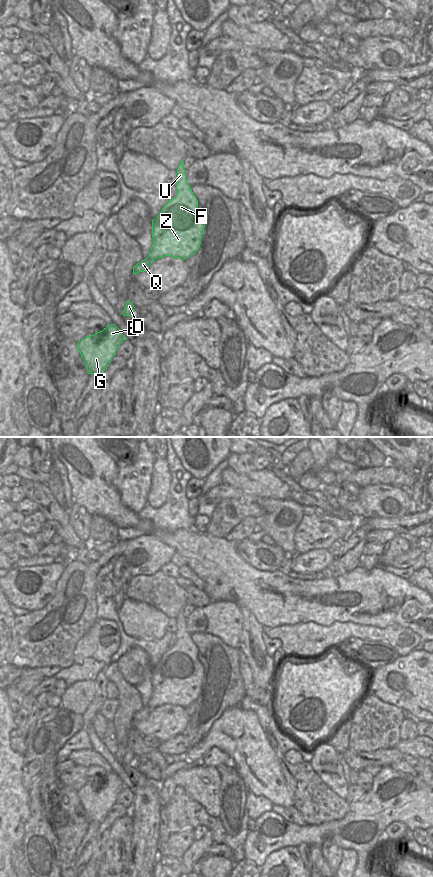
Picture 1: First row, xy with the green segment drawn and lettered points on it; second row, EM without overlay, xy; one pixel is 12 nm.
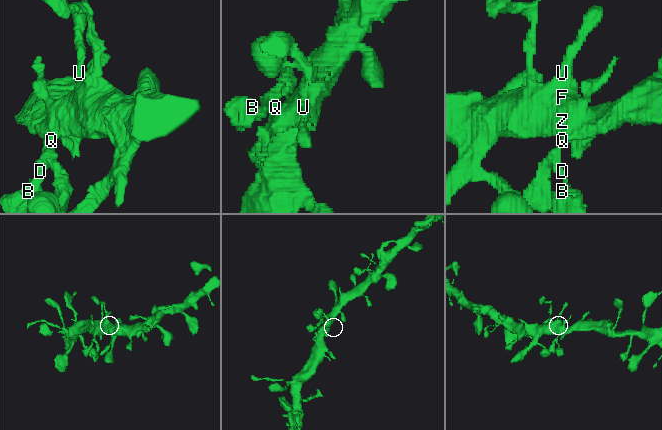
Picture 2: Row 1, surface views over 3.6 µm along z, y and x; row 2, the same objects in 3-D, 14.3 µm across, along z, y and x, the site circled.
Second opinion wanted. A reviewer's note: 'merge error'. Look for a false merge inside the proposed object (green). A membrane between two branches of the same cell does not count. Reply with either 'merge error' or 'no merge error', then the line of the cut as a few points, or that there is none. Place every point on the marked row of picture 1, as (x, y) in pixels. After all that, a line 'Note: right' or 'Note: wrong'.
no merge error; cut none
Note: wrong

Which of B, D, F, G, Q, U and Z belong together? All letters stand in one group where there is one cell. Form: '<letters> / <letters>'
B D F G Q U Z

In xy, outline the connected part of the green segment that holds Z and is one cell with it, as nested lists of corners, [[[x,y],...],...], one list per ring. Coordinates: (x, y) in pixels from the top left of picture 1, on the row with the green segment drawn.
[[[184,161],[177,169],[177,195],[152,220],[153,245],[148,257],[133,267],[133,274],[145,272],[159,258],[187,259],[200,247],[205,223],[198,211],[198,200],[186,179]]]

